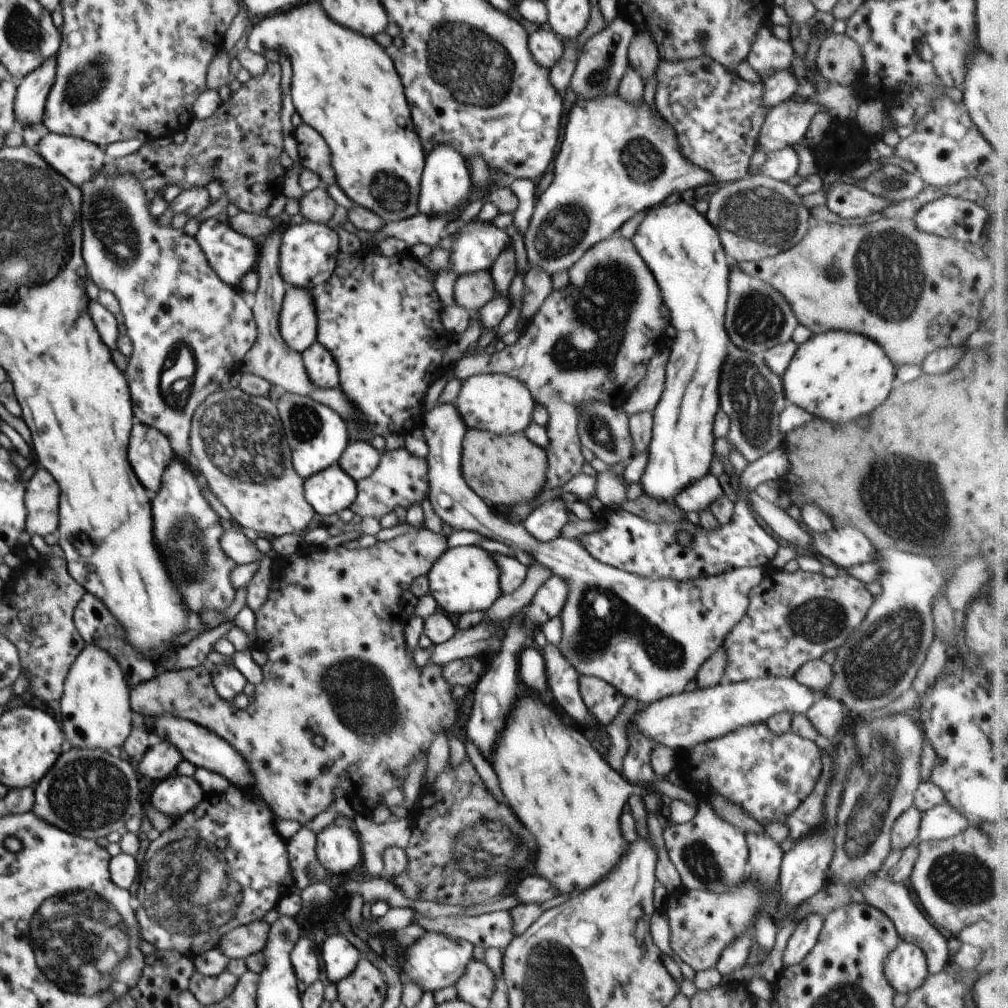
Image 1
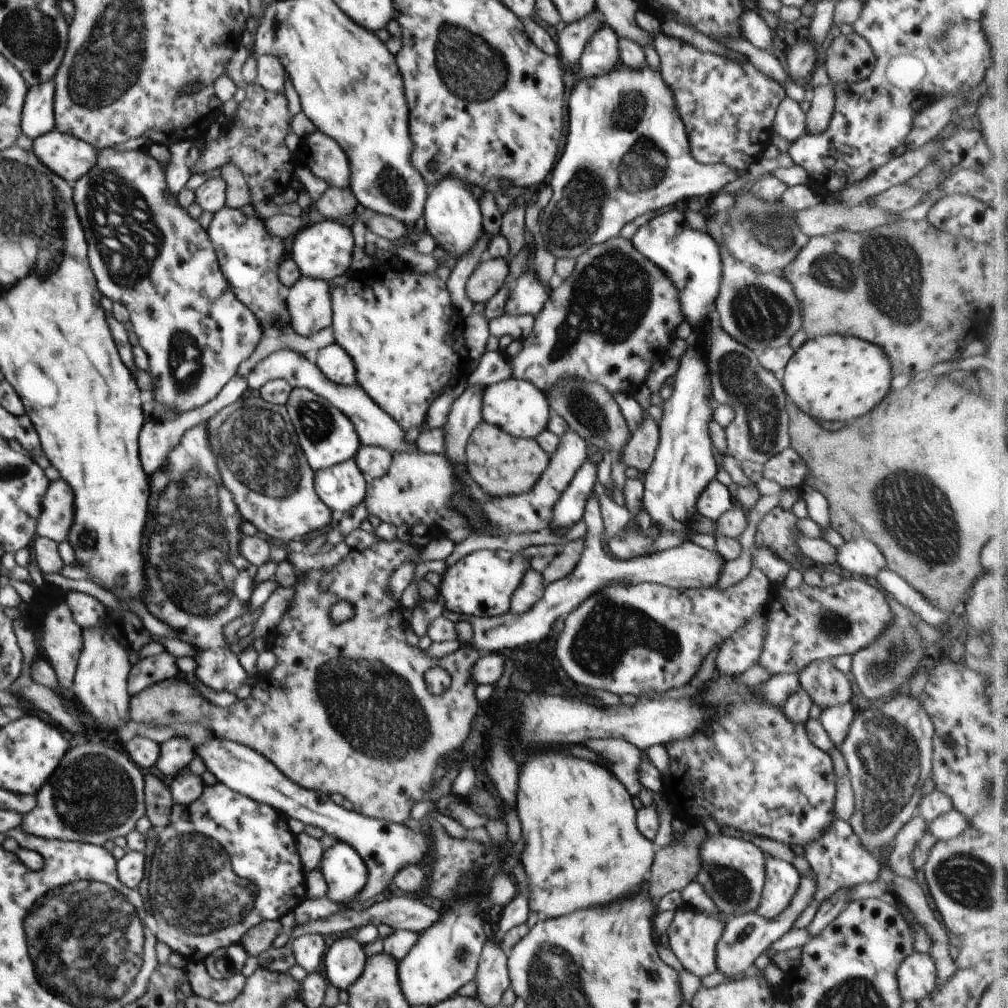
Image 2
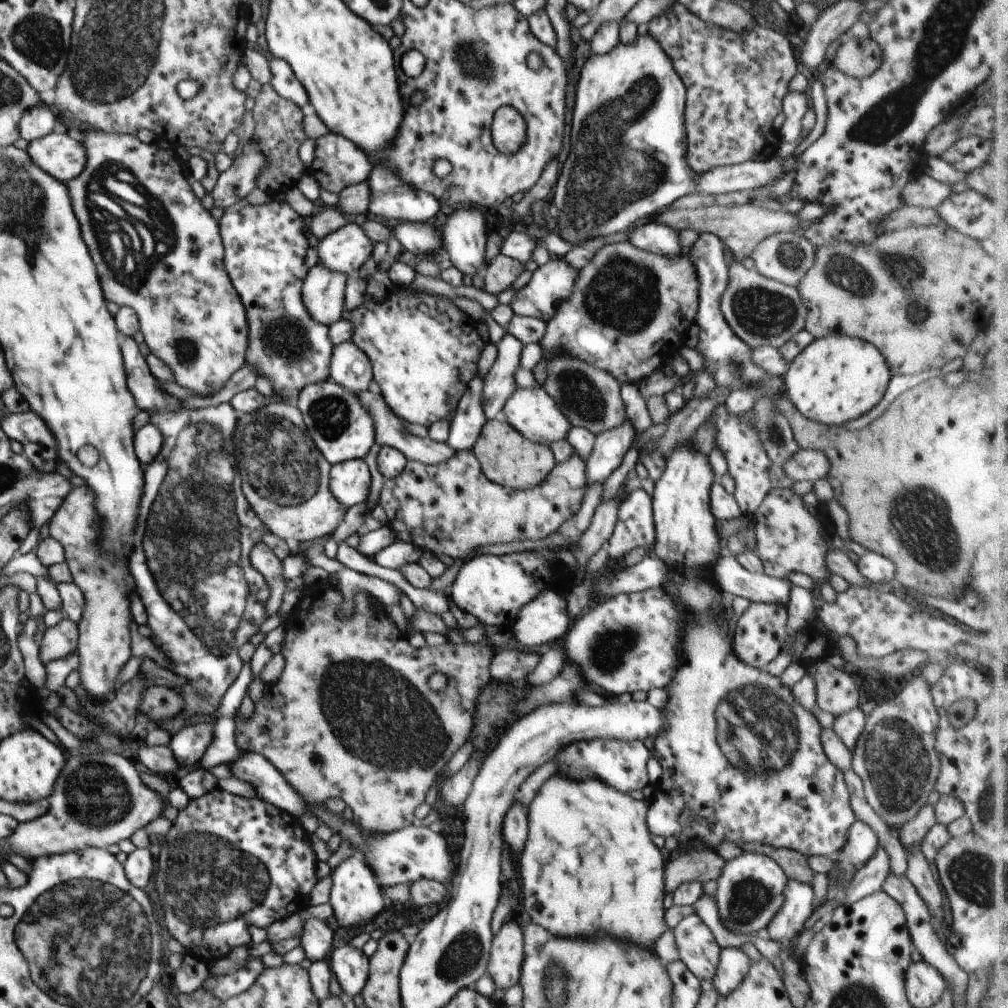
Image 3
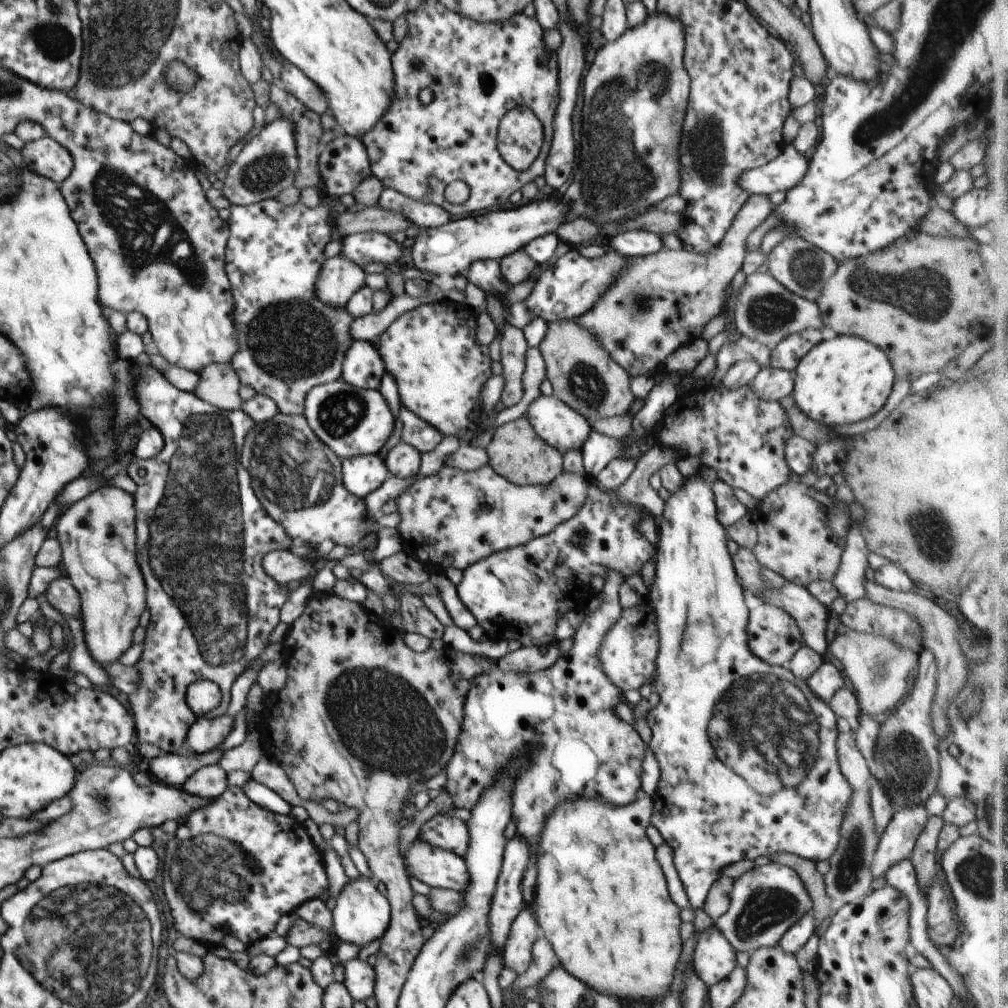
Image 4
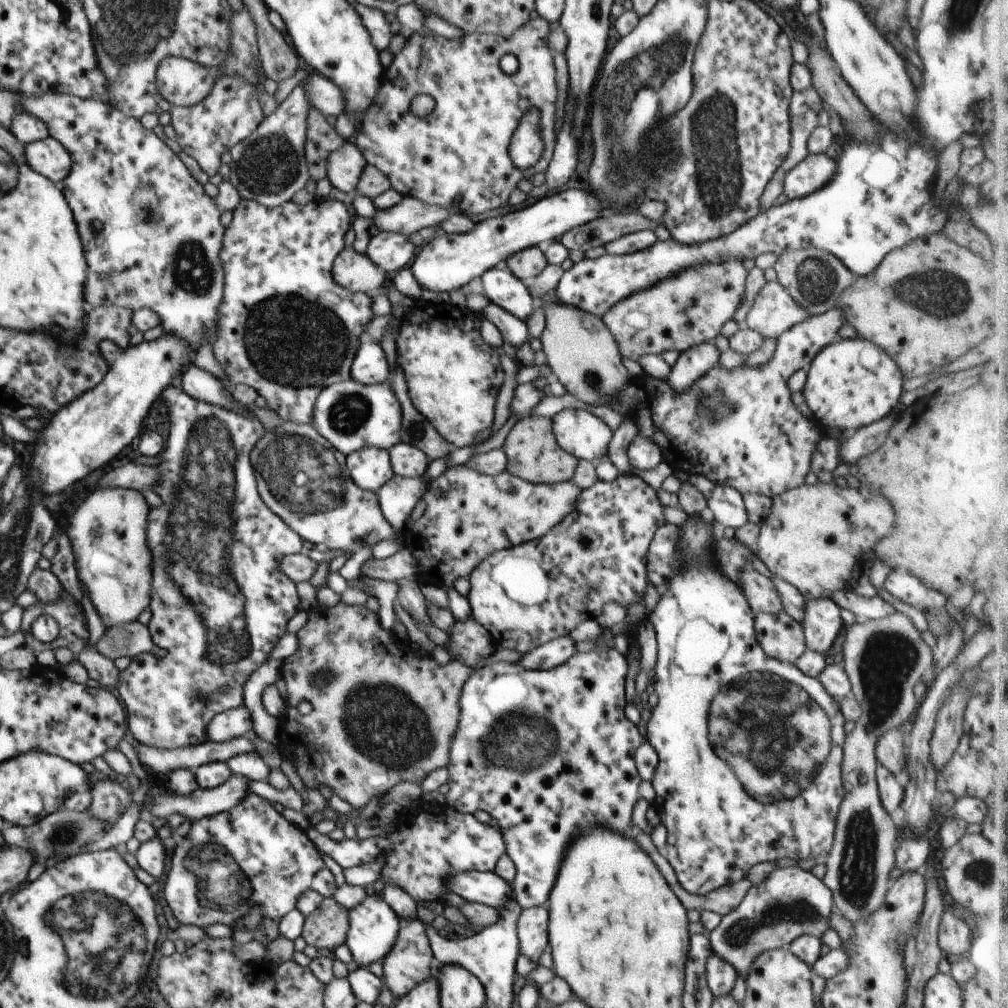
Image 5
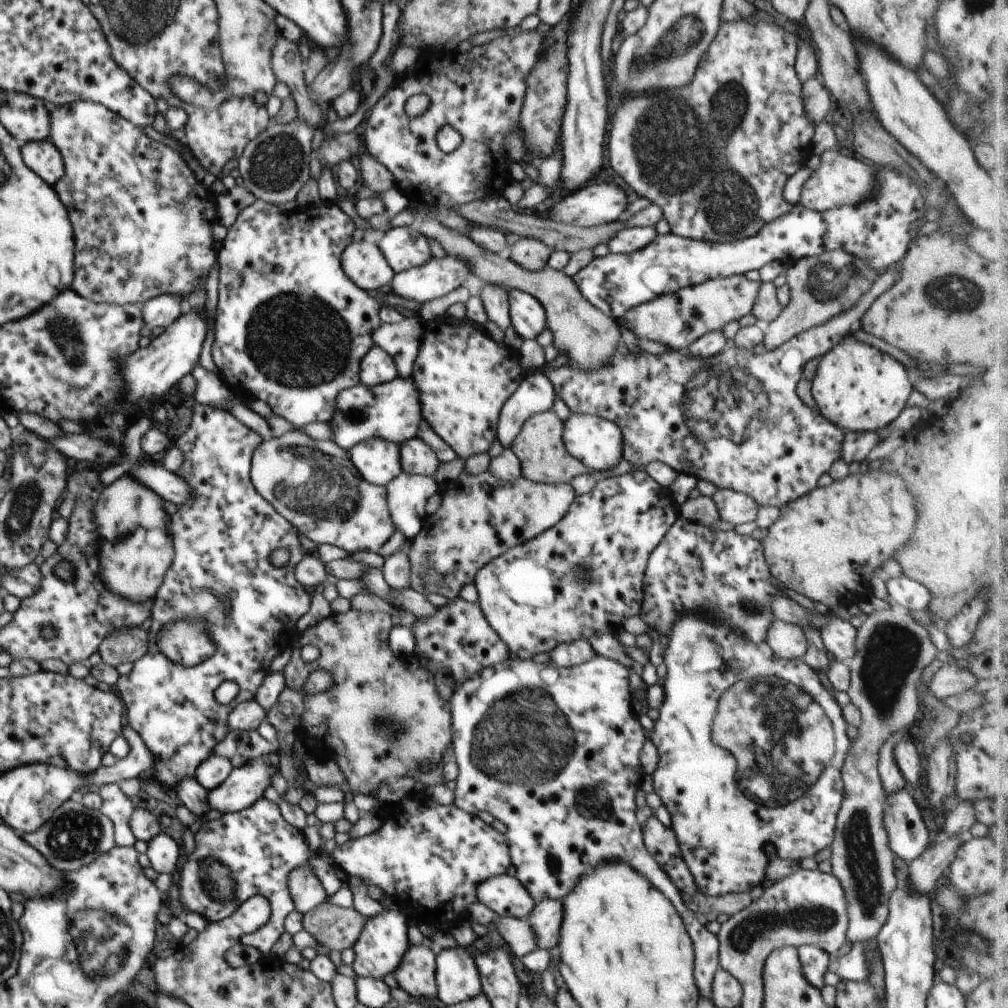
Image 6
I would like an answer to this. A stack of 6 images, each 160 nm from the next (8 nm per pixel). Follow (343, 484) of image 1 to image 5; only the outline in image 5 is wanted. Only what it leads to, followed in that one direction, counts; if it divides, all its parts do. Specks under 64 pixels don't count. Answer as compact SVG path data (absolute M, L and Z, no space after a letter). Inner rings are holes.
M364 447L347 456L347 469L351 480L361 489L377 492L395 475L389 449Z

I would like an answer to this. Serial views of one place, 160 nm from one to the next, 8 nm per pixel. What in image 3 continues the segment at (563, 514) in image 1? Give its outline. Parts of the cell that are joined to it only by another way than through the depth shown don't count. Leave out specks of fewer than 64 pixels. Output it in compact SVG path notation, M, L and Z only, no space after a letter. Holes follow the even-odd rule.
M626 417L622 425L597 434L594 450L585 464L587 486L603 483L622 463L637 438L637 430Z

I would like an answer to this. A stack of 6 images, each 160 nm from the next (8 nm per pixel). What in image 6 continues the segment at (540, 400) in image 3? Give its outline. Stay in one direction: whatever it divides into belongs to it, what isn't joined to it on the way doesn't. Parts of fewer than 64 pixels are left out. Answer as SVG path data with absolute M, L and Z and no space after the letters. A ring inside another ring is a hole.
M572 413L564 423L563 442L566 450L577 458L588 470L606 472L614 468L623 459L623 436L616 423L582 413Z

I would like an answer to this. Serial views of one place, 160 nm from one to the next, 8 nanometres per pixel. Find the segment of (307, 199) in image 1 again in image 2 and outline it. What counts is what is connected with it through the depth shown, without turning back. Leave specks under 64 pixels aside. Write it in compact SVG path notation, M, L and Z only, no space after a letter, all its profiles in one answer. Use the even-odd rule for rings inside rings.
M328 187L316 201L316 208L324 218L330 220L340 220L342 216L361 211L355 194L349 188L338 187Z

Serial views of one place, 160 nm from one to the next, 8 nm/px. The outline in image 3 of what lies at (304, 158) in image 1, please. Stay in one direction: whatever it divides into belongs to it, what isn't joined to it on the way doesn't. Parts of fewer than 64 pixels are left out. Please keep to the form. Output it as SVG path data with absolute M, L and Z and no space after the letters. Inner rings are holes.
M334 132L317 138L315 157L308 172L316 178L322 189L338 195L346 187L367 180L371 171L372 161L369 156L351 140Z

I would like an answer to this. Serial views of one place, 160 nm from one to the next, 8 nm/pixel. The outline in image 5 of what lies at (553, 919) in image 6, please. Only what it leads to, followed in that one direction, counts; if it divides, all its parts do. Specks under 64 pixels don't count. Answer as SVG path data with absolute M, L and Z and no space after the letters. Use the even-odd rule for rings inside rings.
M540 905L522 909L517 918L519 954L536 961L549 944L549 906Z

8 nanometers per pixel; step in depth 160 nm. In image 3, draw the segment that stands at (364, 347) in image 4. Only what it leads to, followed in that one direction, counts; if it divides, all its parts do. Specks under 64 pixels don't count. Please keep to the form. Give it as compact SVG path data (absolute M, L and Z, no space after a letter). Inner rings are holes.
M351 340L337 344L330 359L330 380L355 393L368 390L374 380L369 356Z

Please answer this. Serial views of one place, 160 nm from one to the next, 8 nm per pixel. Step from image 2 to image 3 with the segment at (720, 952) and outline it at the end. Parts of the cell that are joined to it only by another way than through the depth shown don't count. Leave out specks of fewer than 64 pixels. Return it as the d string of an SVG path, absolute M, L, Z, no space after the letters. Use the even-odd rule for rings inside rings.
M721 948L717 973L712 980L720 996L728 996L740 986L750 970L750 959L741 948Z

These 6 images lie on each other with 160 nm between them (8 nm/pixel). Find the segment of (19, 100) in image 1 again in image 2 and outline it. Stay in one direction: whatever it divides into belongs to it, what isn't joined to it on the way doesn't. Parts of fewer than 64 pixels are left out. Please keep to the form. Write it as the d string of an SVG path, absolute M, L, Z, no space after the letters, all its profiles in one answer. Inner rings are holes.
M53 81L29 88L21 114L21 129L33 140L55 128L54 95Z

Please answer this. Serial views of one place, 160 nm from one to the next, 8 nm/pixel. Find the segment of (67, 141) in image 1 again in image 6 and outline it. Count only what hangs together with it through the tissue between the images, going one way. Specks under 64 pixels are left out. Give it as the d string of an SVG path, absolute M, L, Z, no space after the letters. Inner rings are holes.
M50 140L24 143L21 155L24 164L50 186L54 186L65 174L62 155Z

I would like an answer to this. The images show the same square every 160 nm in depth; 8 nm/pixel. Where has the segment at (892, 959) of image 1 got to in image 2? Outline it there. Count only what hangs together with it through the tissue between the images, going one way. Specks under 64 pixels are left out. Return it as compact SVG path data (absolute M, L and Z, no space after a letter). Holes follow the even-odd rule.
M913 952L897 970L899 991L904 1001L917 1003L937 988L937 968L930 954Z

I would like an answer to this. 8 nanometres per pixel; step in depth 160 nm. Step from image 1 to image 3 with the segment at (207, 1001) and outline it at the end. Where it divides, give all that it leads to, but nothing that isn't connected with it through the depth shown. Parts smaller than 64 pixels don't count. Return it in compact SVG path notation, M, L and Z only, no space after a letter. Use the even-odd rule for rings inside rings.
M252 957L250 962L235 972L220 977L210 974L202 987L206 987L206 990L209 990L214 996L224 1000L248 990L264 969L263 960L260 957Z

